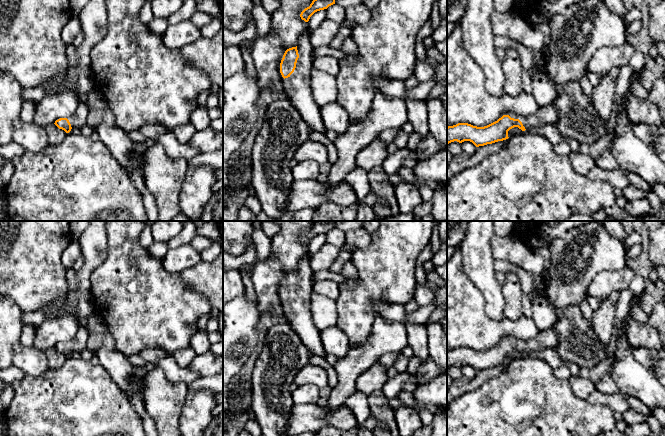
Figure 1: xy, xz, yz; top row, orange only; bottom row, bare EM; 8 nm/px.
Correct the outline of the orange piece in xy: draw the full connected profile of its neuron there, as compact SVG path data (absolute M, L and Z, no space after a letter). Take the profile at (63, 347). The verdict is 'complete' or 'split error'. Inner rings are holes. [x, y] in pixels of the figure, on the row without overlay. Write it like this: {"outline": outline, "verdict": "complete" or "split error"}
{"outline": "M79 327L75 336L67 341L67 342L60 342L55 345L55 349L59 352L64 354L66 357L69 357L72 352L81 352L82 350L87 348L87 339L88 339L89 332L84 327Z", "verdict": "split error"}

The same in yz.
{"outline": "M554 329L540 330L536 337L521 340L514 336L505 336L495 346L477 351L468 347L458 347L447 351L447 369L457 365L472 366L476 371L492 368L508 363L508 355L518 351L522 355L537 352L547 348L556 348L558 337Z", "verdict": "split error"}

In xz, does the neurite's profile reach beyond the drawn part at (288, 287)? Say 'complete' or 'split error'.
split error

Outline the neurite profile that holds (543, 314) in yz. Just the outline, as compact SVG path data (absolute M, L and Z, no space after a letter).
M534 290L533 292L535 294L531 302L533 321L539 330L552 328L558 320L558 315L550 305L545 290Z

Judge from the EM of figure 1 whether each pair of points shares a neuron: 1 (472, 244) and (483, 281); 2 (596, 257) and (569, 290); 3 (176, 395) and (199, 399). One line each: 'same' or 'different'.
1: same
2: same
3: different

